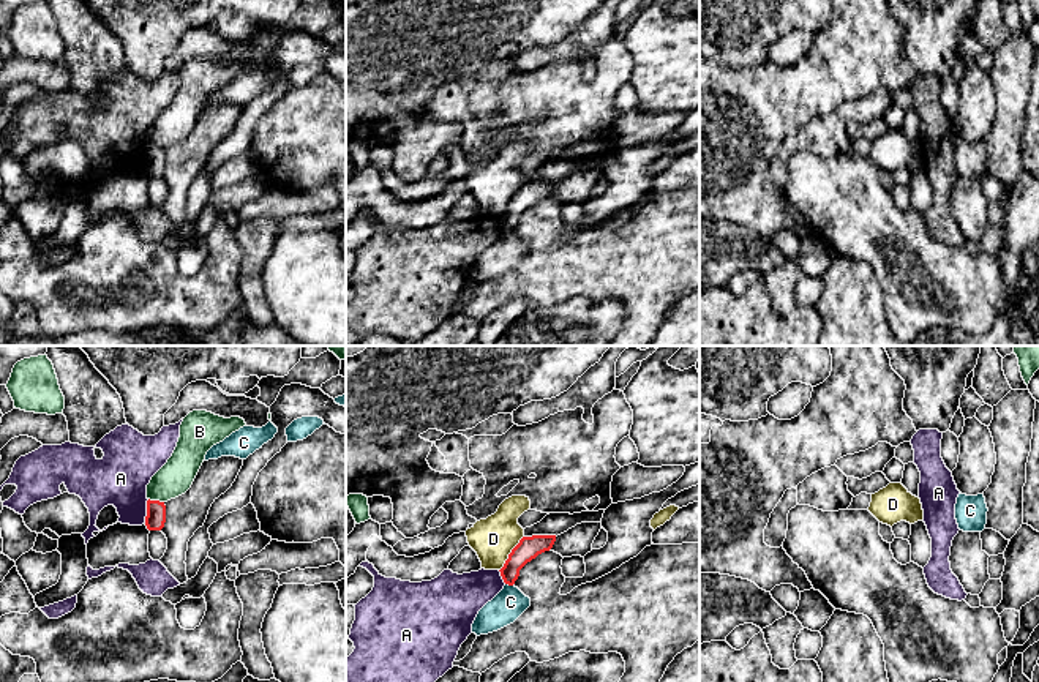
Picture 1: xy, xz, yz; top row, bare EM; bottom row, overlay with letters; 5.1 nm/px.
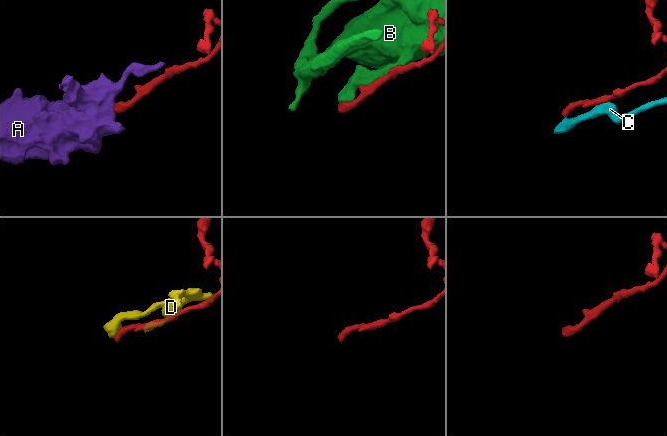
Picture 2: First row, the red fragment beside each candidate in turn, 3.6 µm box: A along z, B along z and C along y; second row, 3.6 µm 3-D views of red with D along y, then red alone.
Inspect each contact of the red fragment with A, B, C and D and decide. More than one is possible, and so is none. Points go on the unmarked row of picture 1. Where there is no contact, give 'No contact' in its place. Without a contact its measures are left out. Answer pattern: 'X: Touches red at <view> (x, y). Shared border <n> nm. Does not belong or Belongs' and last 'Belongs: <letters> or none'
A: Touches red at xy (147, 157). Shared border 120 nm. Does not belong
B: Touches red at xy (157, 147). Shared border 80 nm. Does not belong
C: Touches red at xz (509, 231). Shared border 40 nm. Does not belong
D: Touches red at xz (510, 199). Shared border 220 nm. Does not belong
Belongs: none

